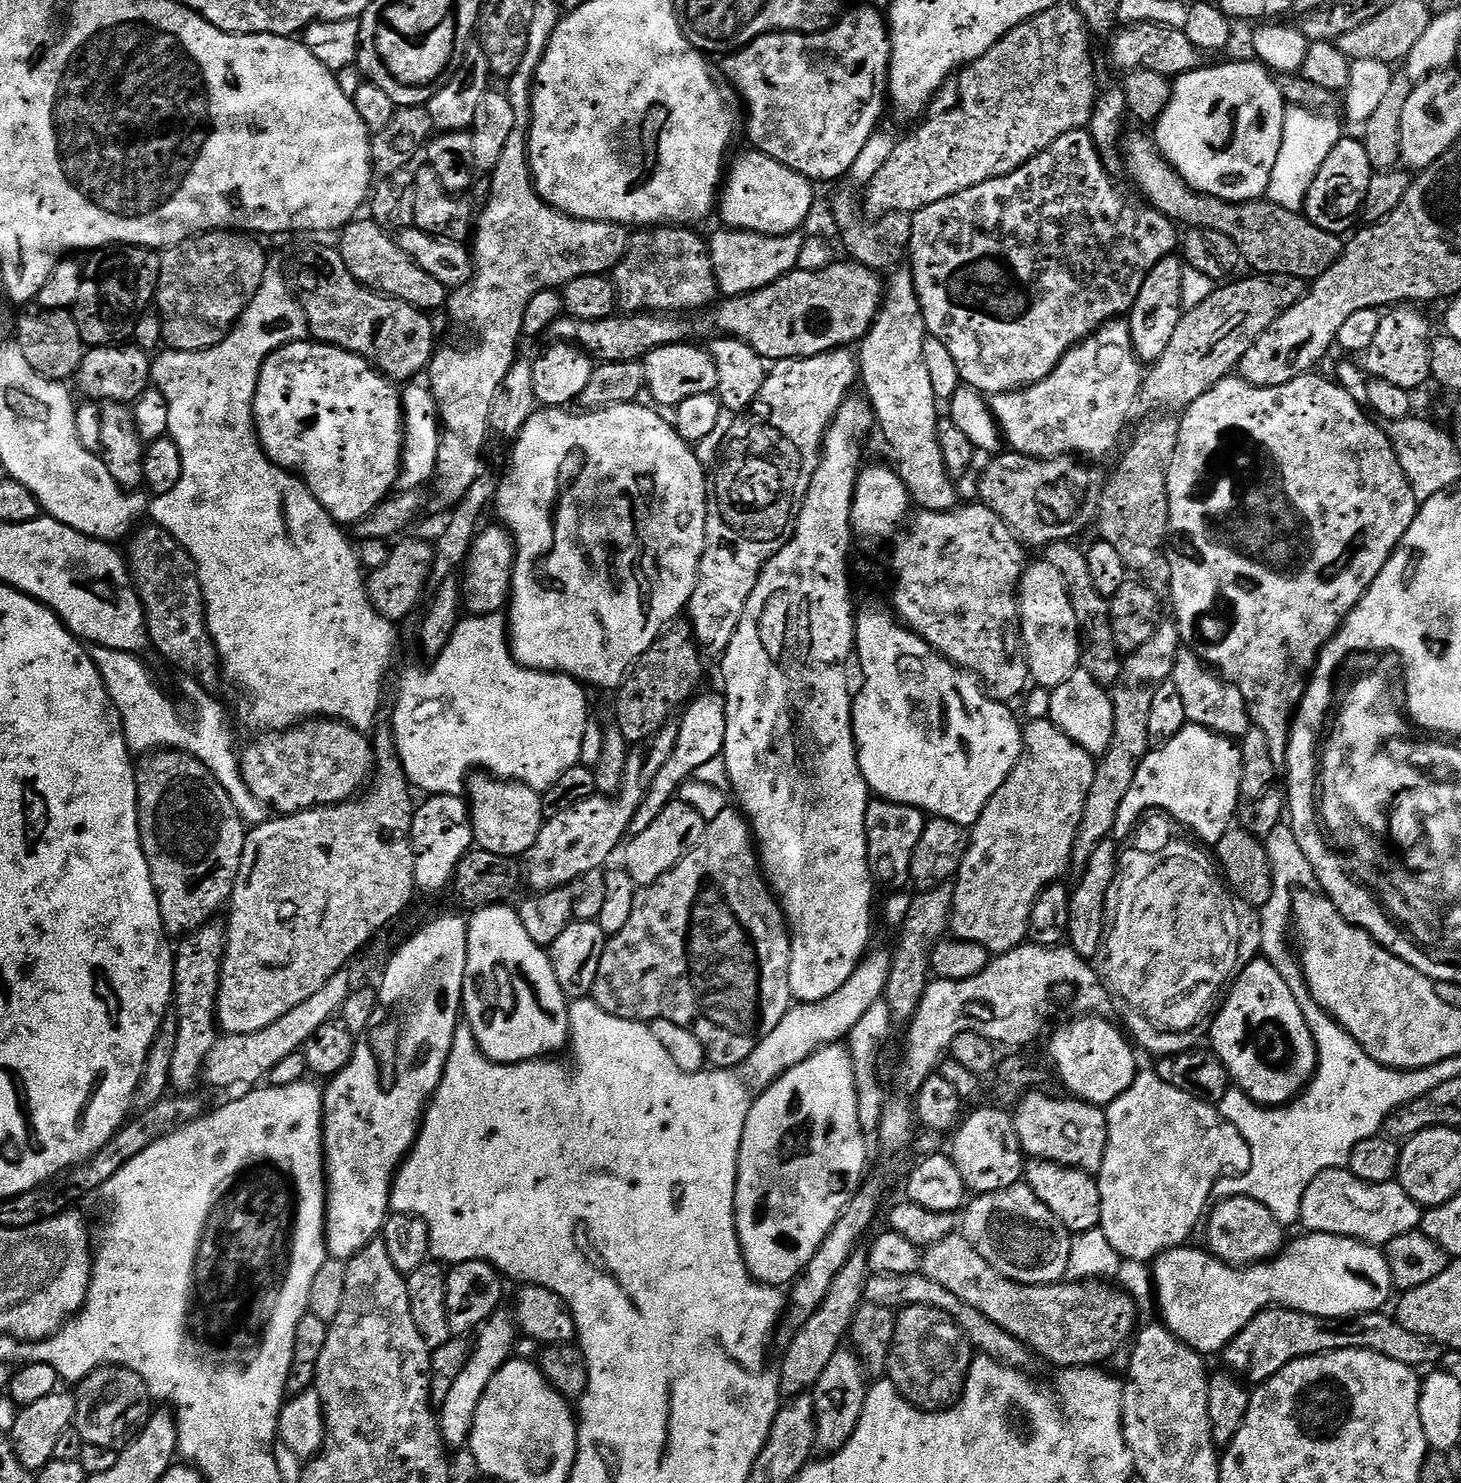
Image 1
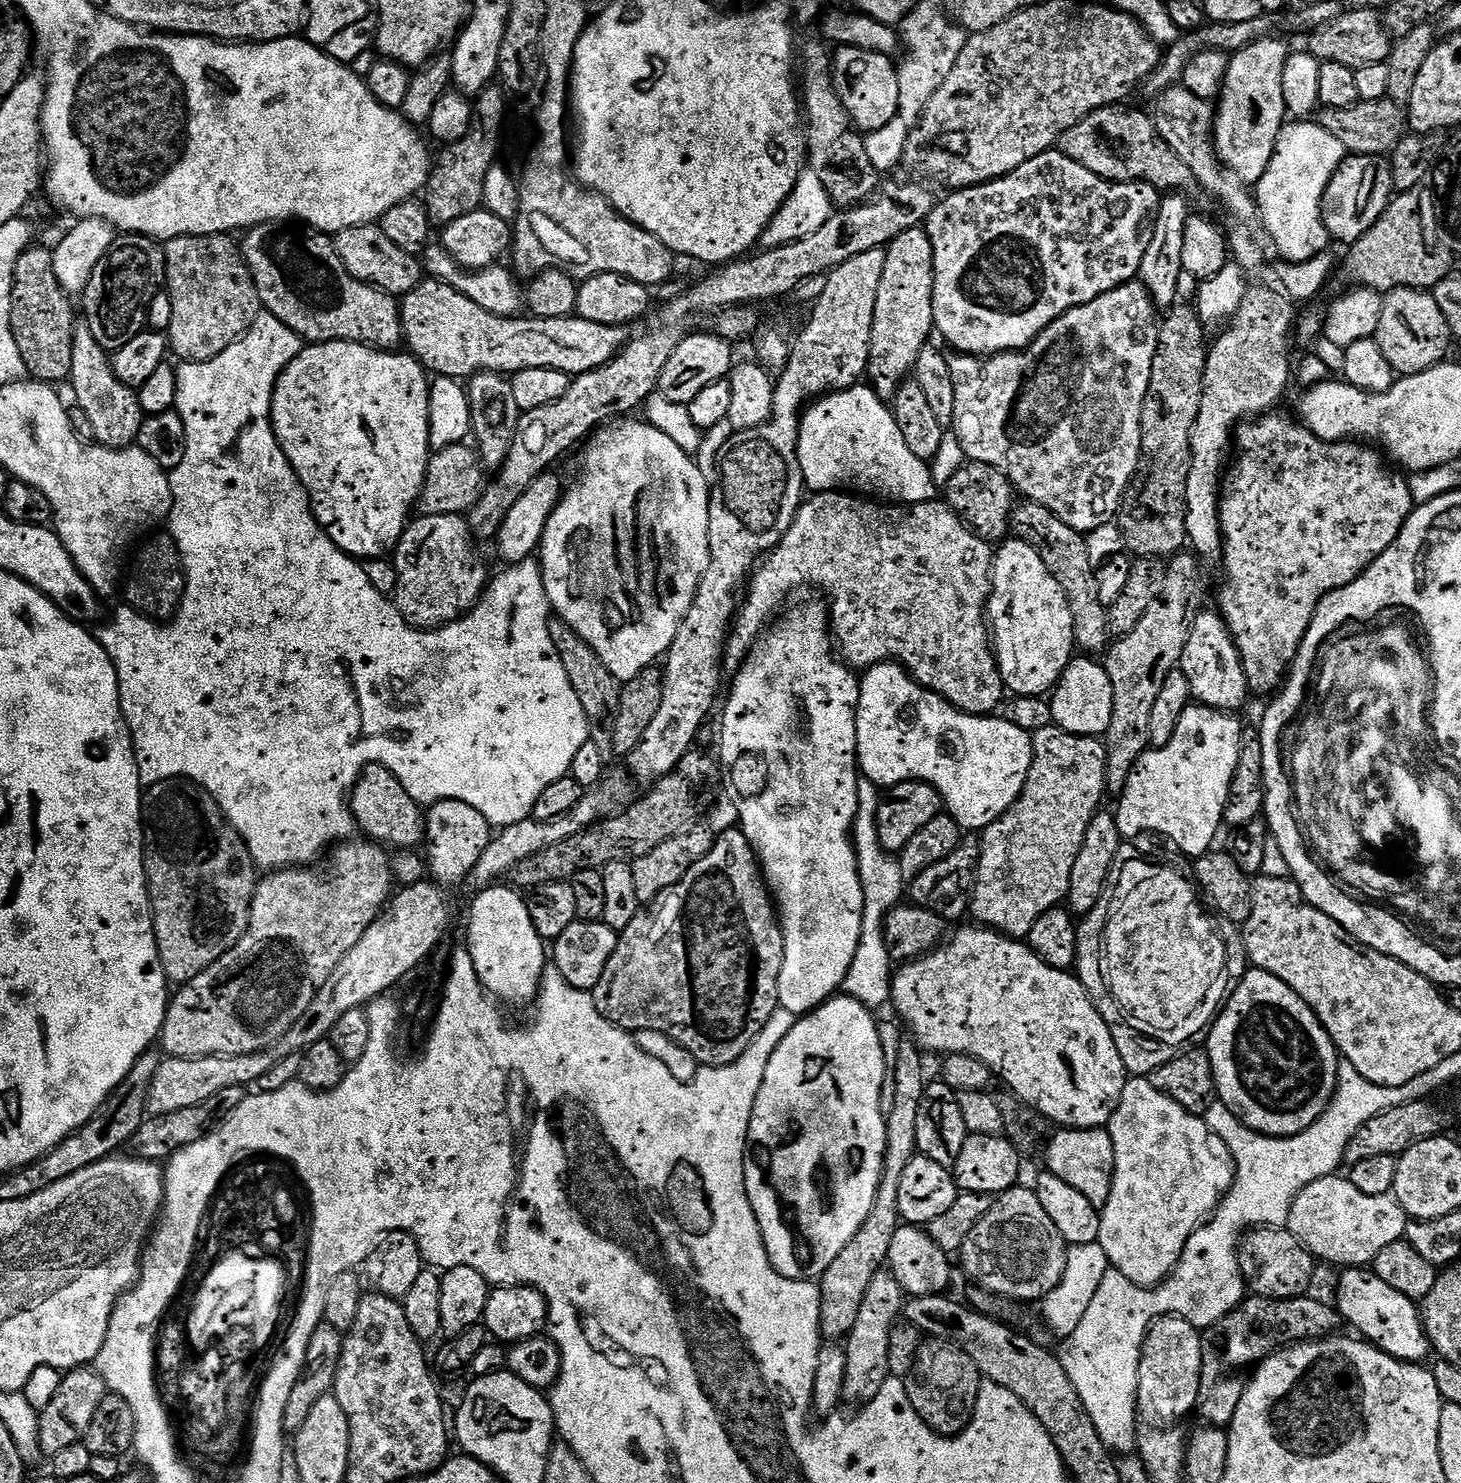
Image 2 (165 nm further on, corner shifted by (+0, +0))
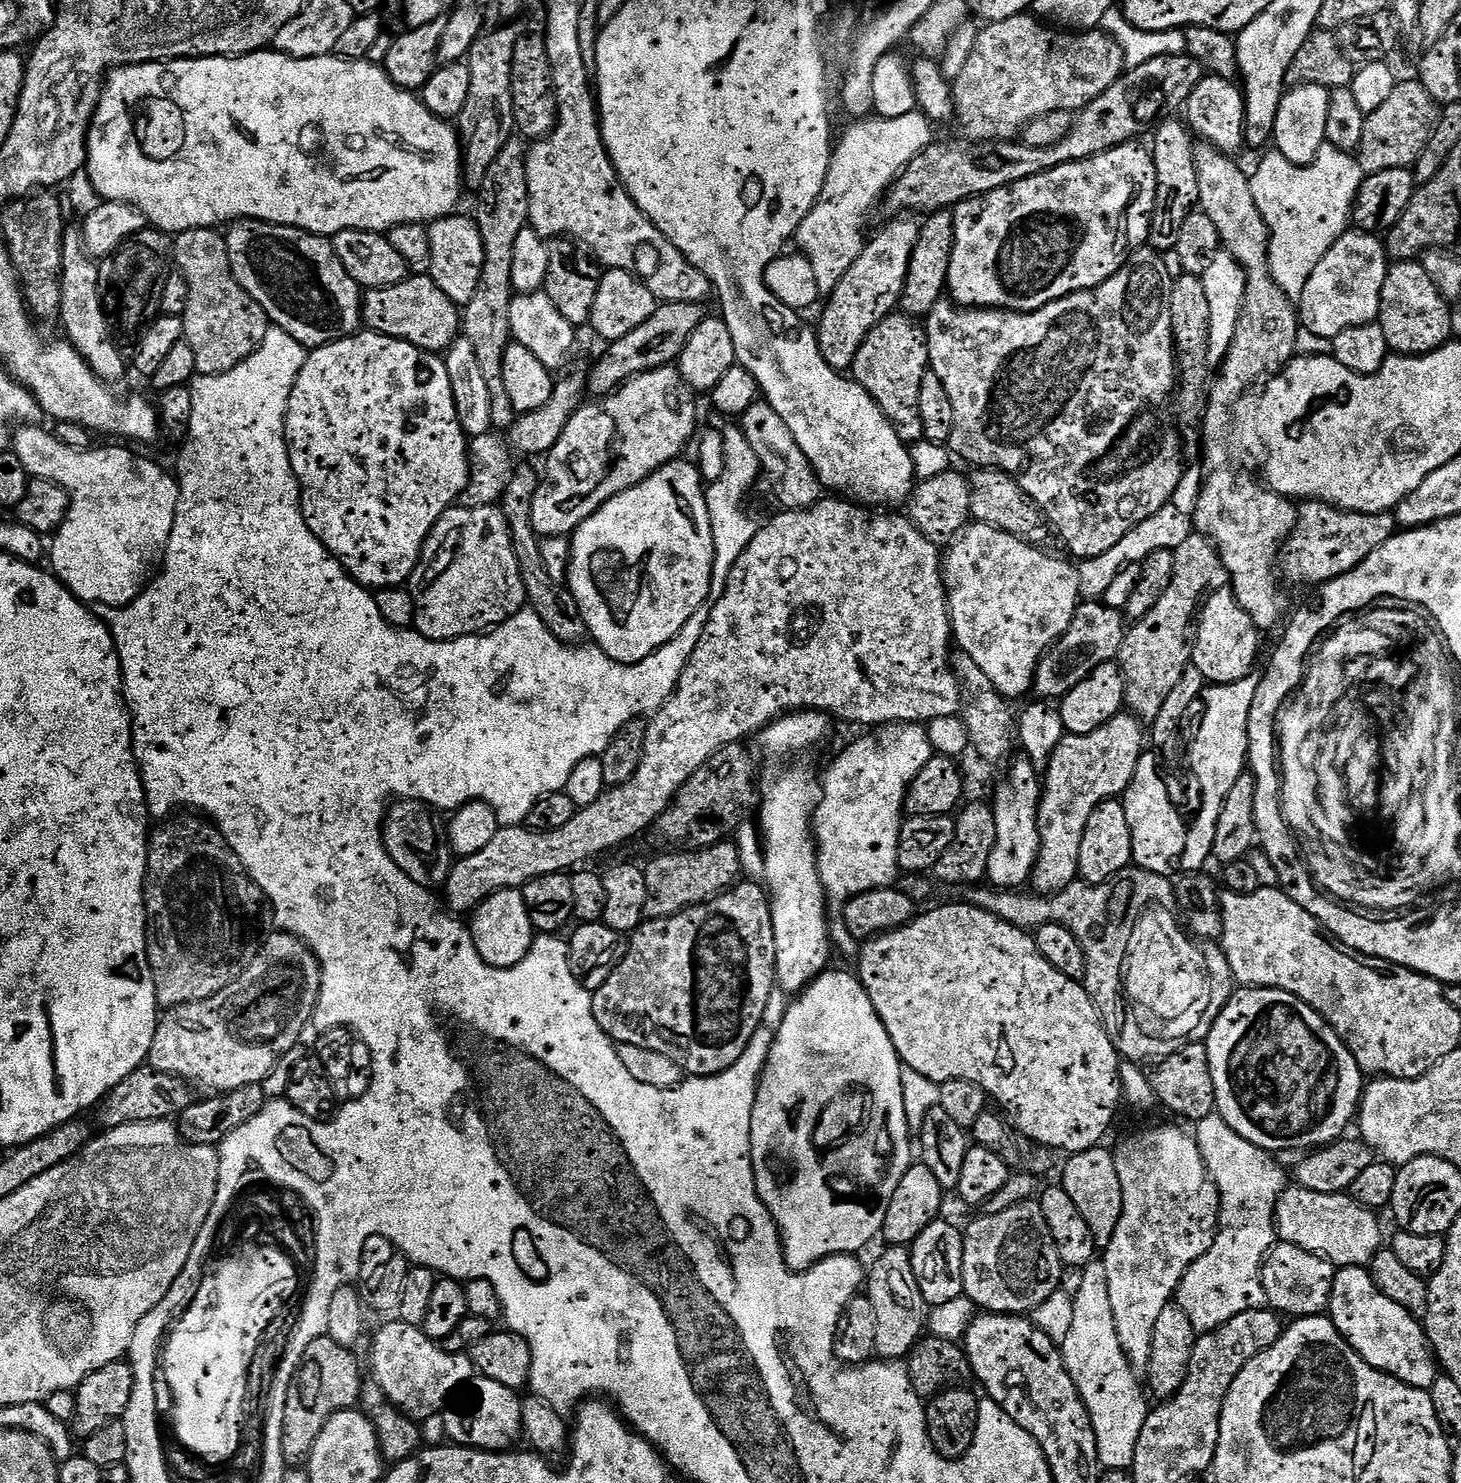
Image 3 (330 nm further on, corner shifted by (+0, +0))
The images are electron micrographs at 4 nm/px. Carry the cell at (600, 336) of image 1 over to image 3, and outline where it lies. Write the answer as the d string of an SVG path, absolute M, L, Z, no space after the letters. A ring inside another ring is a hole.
M412 274L407 280L385 288L369 288L362 296L362 320L371 331L381 332L395 340L405 340L418 346L423 352L444 354L462 332L462 312L450 298L436 288L436 284L427 274Z

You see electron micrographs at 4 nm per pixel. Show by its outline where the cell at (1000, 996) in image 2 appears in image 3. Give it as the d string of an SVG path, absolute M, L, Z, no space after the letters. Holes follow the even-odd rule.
M971 903L944 904L941 908L932 908L929 912L921 911L916 919L904 928L894 932L885 932L873 936L859 949L860 972L858 979L864 985L866 994L882 1022L886 1026L886 1034L890 1034L890 1042L894 1042L894 1050L900 1055L903 1067L912 1068L922 1078L930 1078L938 1085L951 1080L969 1080L984 1091L985 1097L997 1100L1006 1113L1011 1127L1021 1137L1033 1140L1036 1144L1045 1144L1048 1148L1057 1148L1063 1154L1085 1152L1097 1147L1100 1140L1108 1132L1112 1119L1116 1116L1116 1107L1122 1104L1120 1086L1120 1065L1122 1057L1116 1053L1116 1047L1110 1042L1090 998L1086 994L1083 983L1066 978L1036 949L1035 939L1025 929L1016 928L1005 920L999 920L992 912L986 912Z

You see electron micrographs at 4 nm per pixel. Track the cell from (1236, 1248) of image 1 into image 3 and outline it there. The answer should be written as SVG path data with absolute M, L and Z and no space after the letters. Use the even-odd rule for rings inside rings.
M1277 1242L1269 1252L1268 1259L1264 1261L1264 1269L1260 1272L1267 1307L1285 1317L1288 1315L1288 1318L1327 1313L1337 1271L1335 1264L1326 1258L1318 1258L1318 1254L1310 1254L1297 1244Z

